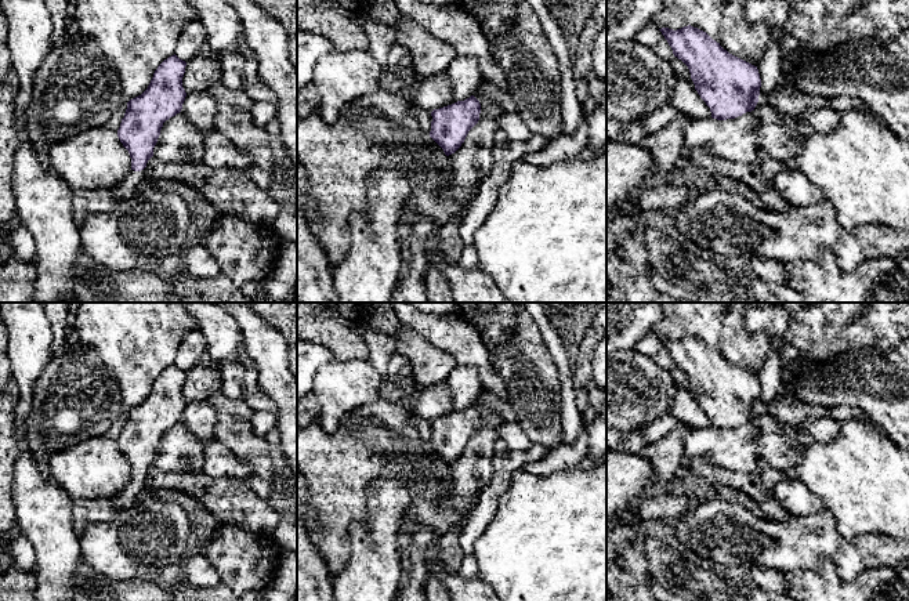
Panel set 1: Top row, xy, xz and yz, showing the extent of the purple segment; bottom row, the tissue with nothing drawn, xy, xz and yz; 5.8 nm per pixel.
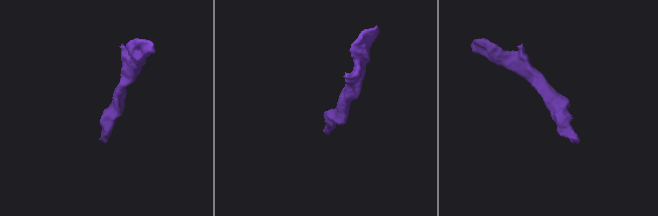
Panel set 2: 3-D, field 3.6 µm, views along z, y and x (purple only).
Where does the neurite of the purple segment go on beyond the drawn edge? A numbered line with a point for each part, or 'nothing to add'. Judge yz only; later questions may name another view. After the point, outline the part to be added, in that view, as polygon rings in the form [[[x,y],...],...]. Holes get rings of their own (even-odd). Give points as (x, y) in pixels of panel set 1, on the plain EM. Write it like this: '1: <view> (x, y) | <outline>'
nothing to add

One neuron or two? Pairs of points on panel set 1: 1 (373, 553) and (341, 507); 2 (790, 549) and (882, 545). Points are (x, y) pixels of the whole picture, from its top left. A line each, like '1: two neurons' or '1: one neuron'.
1: two neurons
2: one neuron

